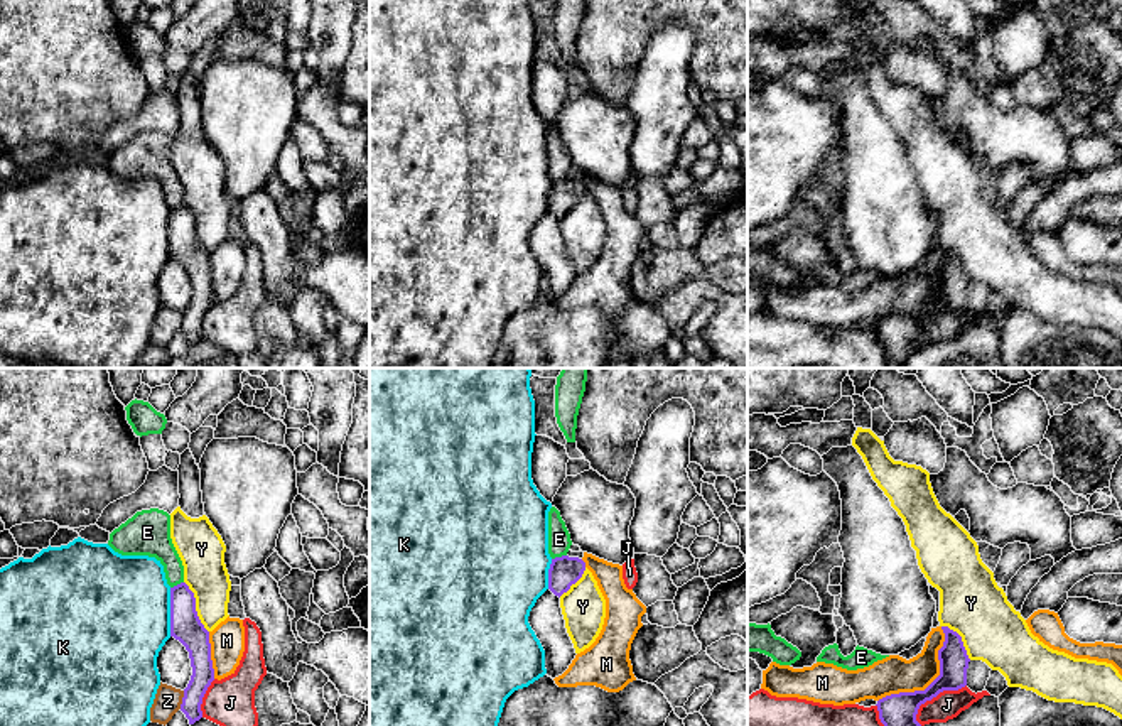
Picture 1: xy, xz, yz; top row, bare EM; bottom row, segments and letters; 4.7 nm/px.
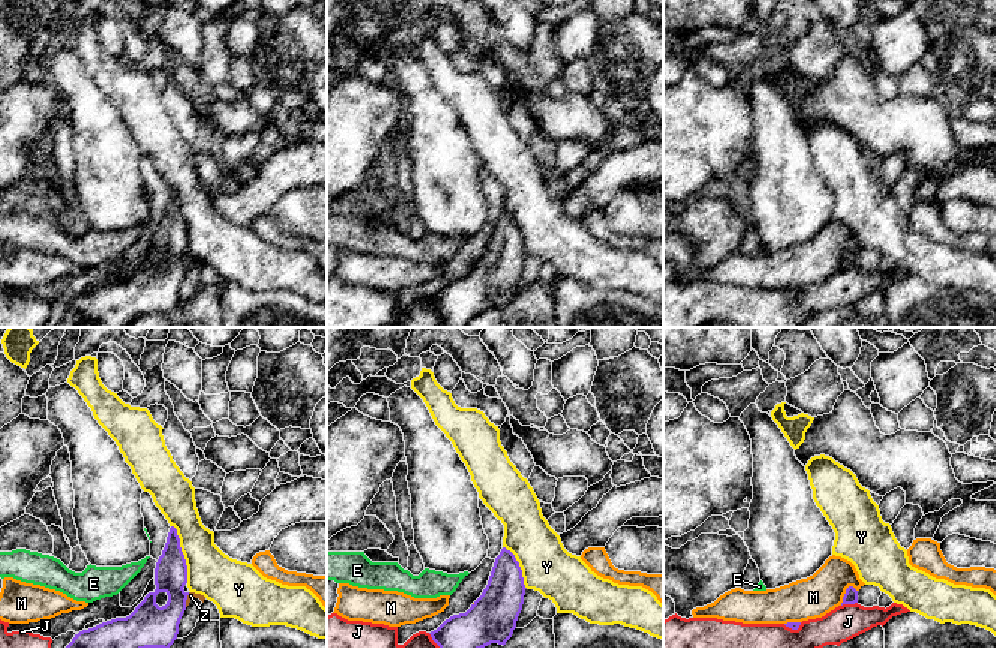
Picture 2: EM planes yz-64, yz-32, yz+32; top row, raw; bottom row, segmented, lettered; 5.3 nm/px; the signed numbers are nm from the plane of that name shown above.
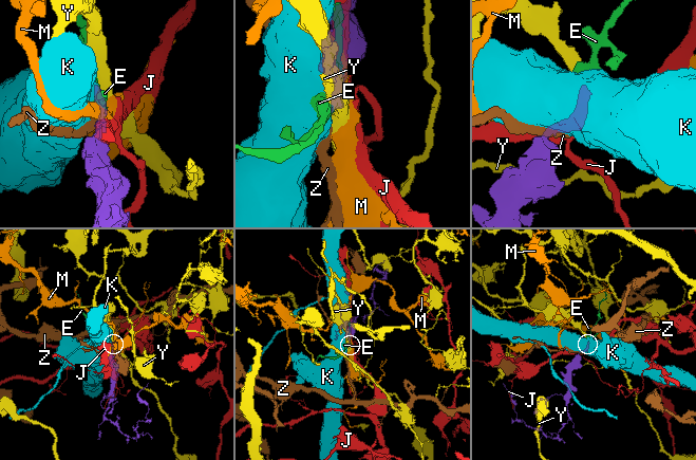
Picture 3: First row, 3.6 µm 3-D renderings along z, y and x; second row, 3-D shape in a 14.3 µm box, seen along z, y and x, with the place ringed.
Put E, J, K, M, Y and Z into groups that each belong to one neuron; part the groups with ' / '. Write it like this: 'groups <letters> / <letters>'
groups E / J / K / M / Y / Z

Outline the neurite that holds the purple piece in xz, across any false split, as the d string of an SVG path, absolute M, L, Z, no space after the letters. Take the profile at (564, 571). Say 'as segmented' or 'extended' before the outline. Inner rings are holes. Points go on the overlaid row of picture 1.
extended; M552 507L548 512L548 554L552 557L548 589L558 598L567 593L585 571L585 562L582 559L567 555L570 545L572 540L565 522L560 512Z

